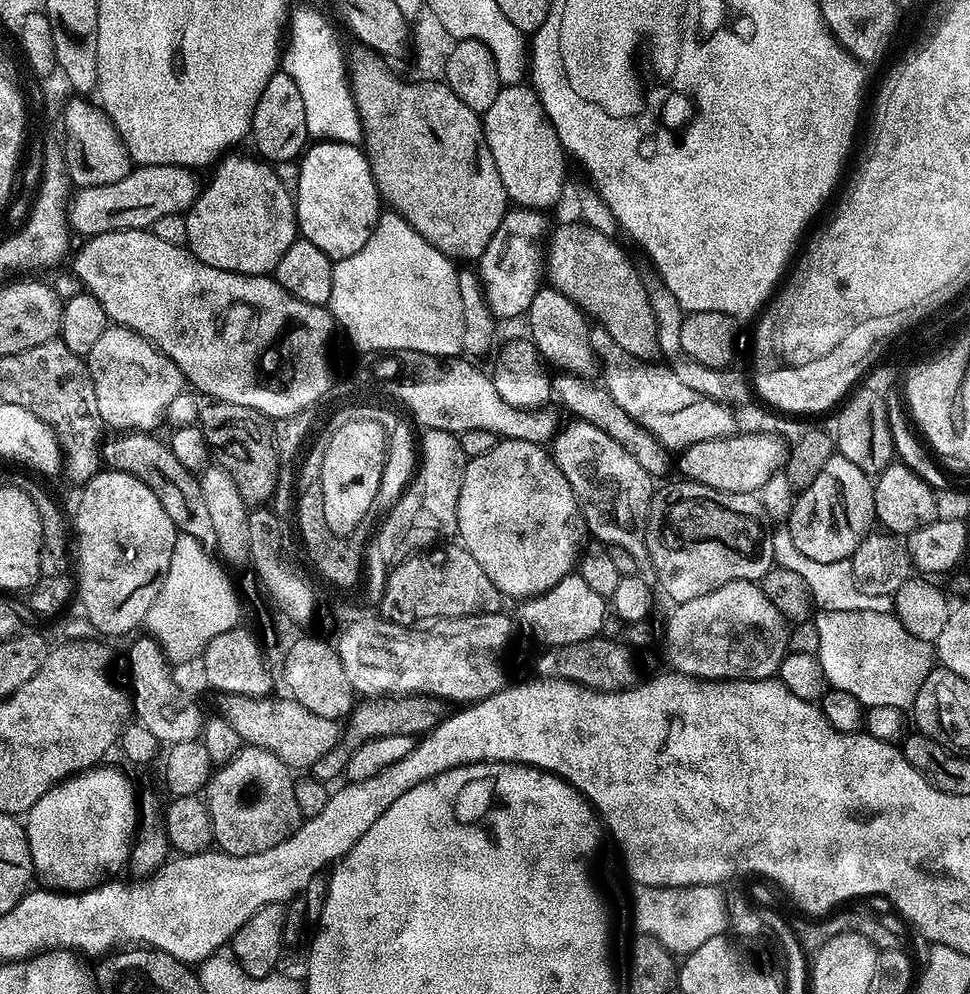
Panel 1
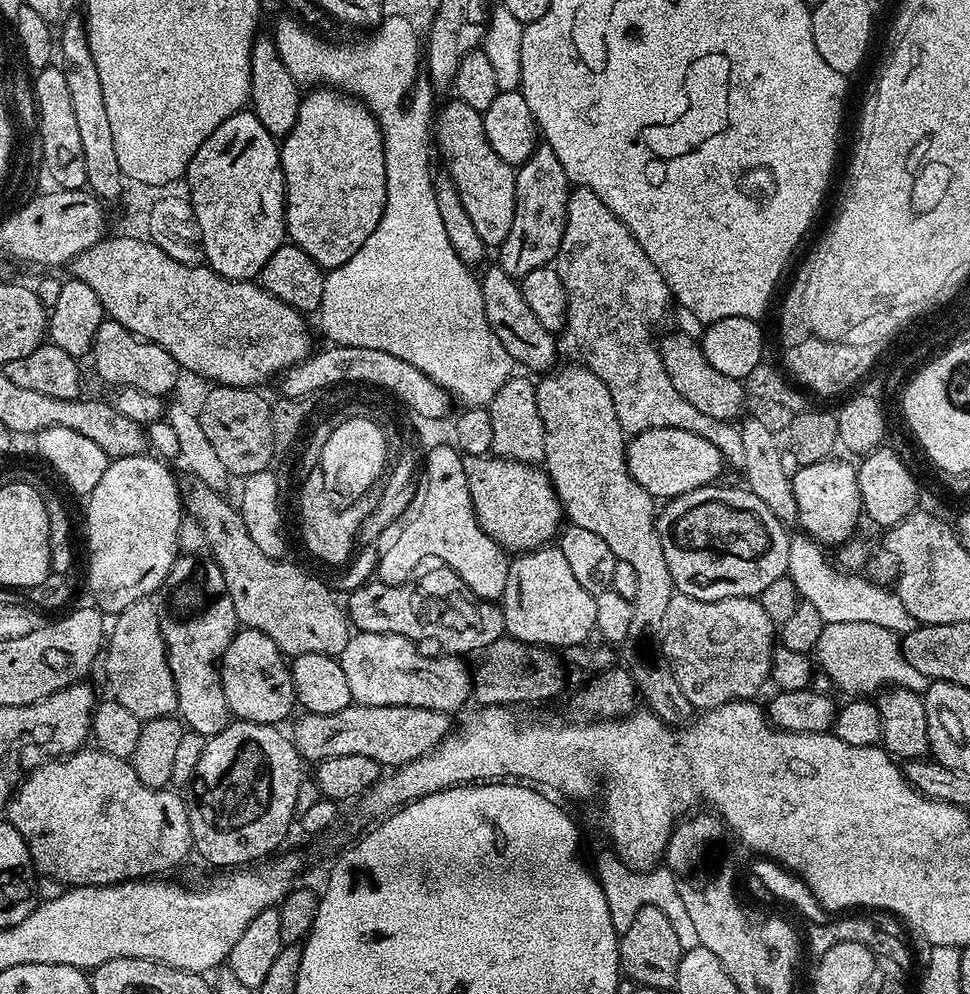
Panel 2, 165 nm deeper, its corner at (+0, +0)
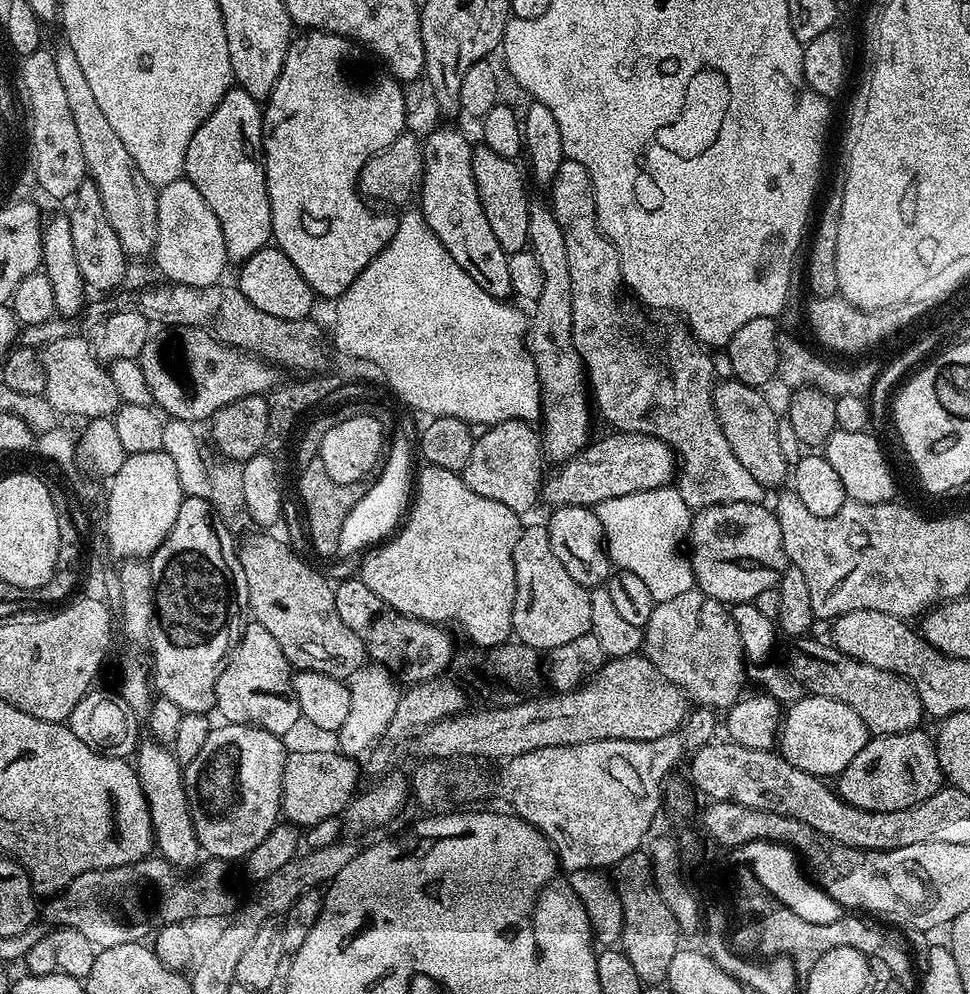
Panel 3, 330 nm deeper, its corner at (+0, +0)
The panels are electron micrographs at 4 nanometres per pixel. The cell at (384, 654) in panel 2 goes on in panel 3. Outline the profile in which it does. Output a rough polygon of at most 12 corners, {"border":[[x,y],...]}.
{"border":[[365,662],[346,683],[338,748],[360,758],[381,743],[402,688]]}

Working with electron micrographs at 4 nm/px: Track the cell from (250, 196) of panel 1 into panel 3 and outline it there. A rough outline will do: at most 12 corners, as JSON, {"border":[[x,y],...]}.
{"border":[[231,87],[184,176],[239,266],[272,240],[261,105]]}

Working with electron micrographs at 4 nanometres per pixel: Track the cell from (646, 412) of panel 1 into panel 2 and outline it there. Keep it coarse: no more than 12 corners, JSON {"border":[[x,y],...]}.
{"border":[[589,188],[554,261],[567,331],[625,434],[690,430],[729,465],[739,427],[694,410],[648,320],[668,284]]}

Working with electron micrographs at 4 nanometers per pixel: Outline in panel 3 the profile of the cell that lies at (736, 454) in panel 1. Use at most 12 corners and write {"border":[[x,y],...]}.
{"border":[[609,431],[547,473],[549,505],[667,488],[666,442]]}

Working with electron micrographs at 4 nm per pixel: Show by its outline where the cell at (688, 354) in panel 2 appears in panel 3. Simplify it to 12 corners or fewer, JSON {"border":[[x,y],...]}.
{"border":[[735,378],[712,405],[730,450],[766,490],[790,465],[778,447],[778,413]]}

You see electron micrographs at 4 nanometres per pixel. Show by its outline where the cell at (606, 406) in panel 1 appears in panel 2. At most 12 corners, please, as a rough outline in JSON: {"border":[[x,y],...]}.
{"border":[[498,266],[479,277],[484,313],[529,373],[557,367],[557,337]]}

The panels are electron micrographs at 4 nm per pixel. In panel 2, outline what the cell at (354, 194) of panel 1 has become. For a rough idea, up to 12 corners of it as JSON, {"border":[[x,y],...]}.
{"border":[[309,92],[279,145],[291,243],[350,262],[386,206],[376,117]]}

